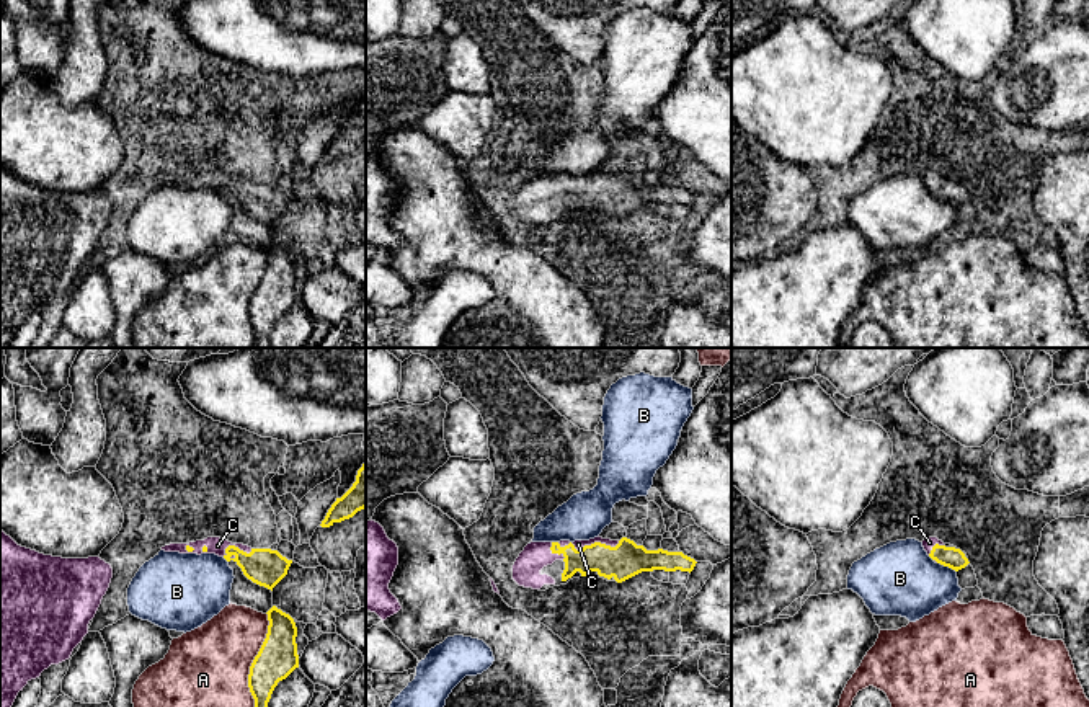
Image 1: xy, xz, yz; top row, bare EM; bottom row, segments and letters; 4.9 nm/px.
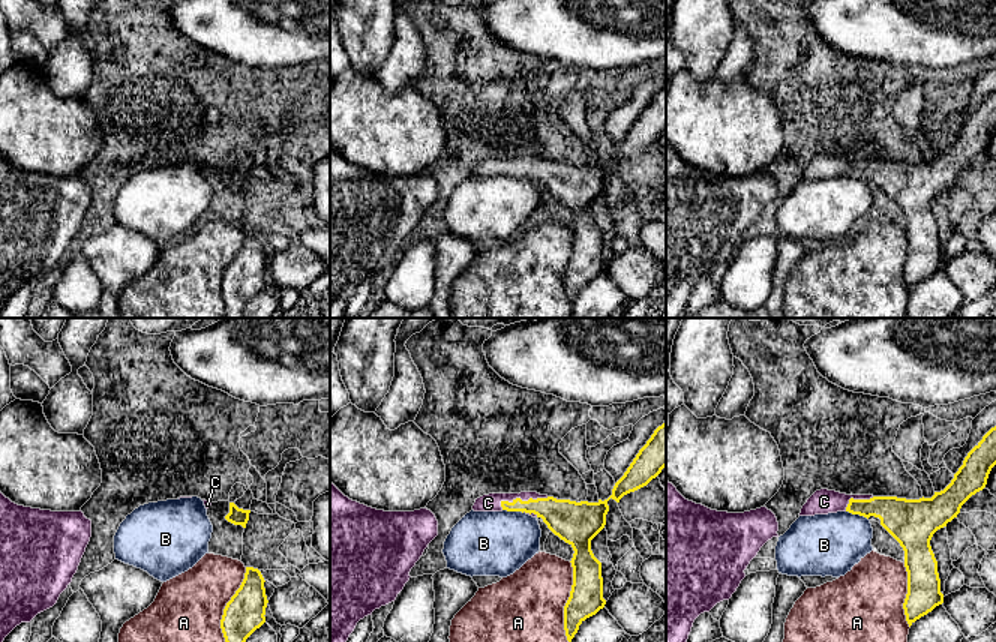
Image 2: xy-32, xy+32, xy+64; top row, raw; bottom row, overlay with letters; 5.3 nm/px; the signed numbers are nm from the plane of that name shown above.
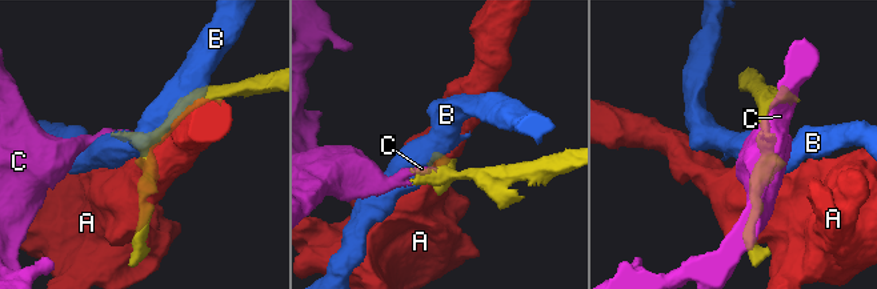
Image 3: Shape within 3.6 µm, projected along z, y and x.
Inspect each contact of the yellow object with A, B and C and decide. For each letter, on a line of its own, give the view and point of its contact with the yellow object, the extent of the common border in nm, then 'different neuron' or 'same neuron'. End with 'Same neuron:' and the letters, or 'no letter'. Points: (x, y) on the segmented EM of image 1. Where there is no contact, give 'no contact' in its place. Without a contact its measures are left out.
A: xy (253, 660) | 460 nm | different neuron
B: yz (947, 565) | 110 nm | different neuron
C: xz (588, 546) | 320 nm | same neuron
Same neuron: C

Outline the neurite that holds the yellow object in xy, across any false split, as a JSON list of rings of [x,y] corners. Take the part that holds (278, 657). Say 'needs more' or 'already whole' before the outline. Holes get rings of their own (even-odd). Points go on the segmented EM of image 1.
already whole | [[[276,606],[266,614],[269,620],[268,634],[248,674],[248,687],[255,699],[255,707],[268,707],[278,683],[299,668],[294,619]]]

